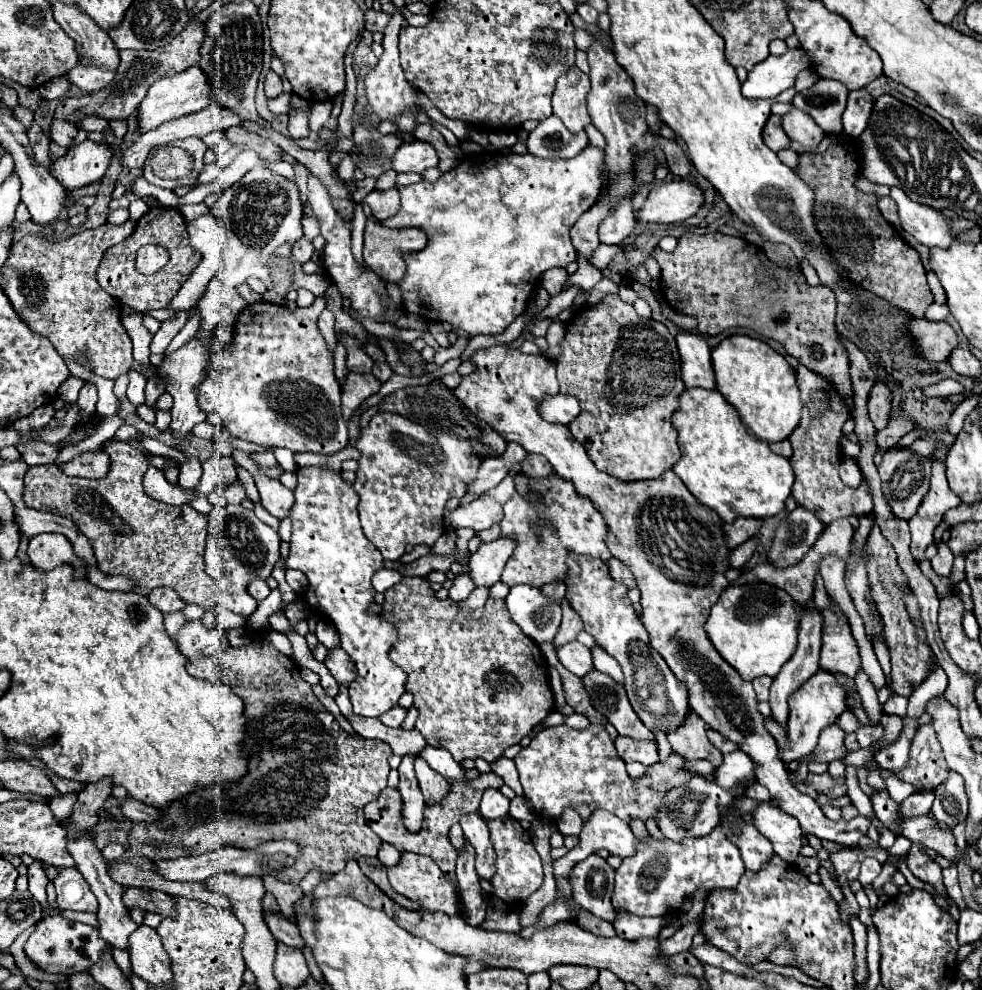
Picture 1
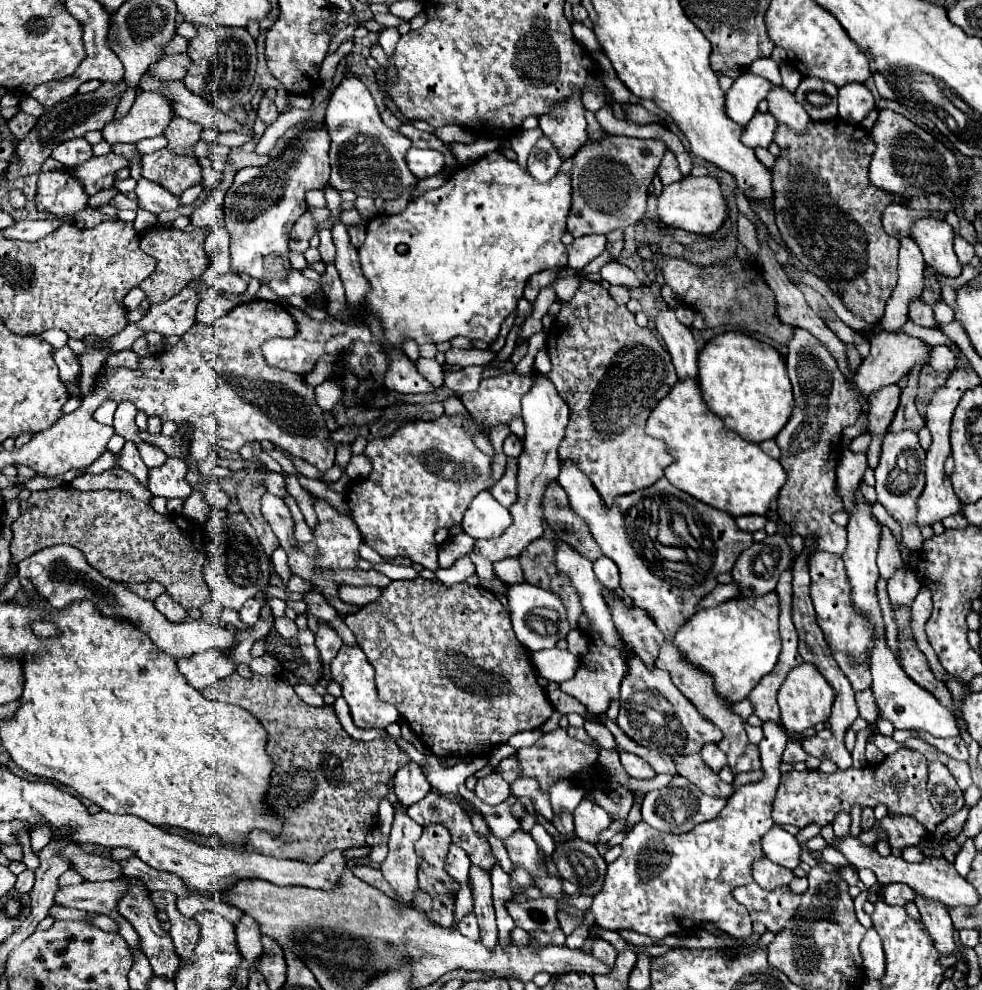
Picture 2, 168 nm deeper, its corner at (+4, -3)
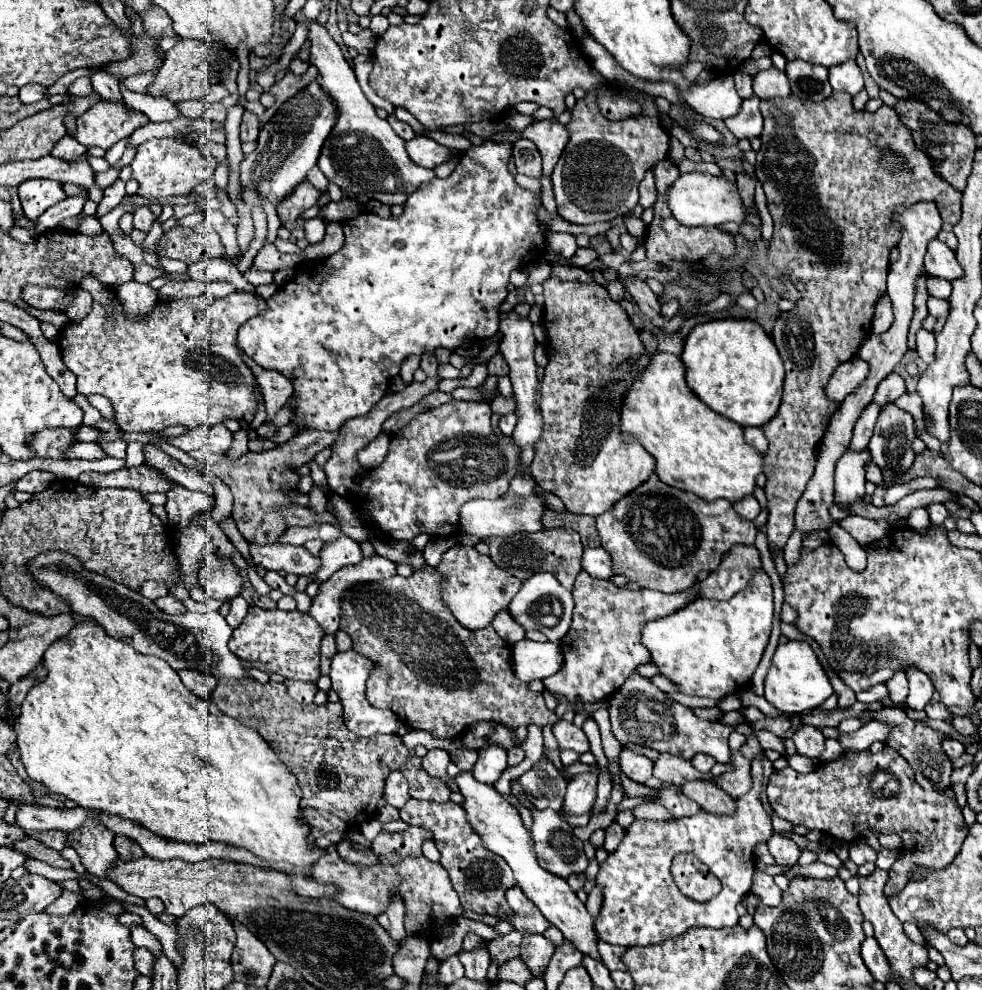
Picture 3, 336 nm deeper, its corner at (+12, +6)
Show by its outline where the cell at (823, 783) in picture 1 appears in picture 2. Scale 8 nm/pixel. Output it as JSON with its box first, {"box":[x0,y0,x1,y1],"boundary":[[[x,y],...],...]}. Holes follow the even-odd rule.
{"box":[773,747,945,833],"boundary":[[[901,747],[895,753],[887,755],[885,761],[875,769],[875,767],[861,767],[861,769],[845,769],[845,771],[835,771],[831,775],[823,771],[789,771],[781,775],[781,783],[777,787],[777,795],[773,801],[773,821],[777,825],[797,825],[805,827],[809,823],[819,823],[827,825],[833,821],[833,817],[839,811],[849,811],[851,805],[861,803],[863,807],[875,807],[879,803],[889,807],[889,813],[903,813],[903,815],[913,815],[927,833],[935,829],[945,817],[939,815],[931,803],[929,803],[929,793],[927,793],[927,759],[923,753]]]}

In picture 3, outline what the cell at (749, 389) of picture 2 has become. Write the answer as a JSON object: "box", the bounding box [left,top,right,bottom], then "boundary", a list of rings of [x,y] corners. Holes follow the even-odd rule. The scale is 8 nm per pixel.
{"box":[681,318,783,426],"boundary":[[[723,318],[697,324],[685,338],[681,360],[689,388],[713,412],[739,426],[767,424],[781,404],[783,362],[771,336],[753,320]]]}

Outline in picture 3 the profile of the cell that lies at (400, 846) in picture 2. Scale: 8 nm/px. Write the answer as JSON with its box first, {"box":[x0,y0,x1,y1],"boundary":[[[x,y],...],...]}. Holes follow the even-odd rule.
{"box":[377,896,407,942],"boundary":[[[399,896],[391,898],[391,904],[387,906],[387,910],[377,916],[377,922],[389,930],[389,936],[393,936],[393,940],[401,942],[407,934],[405,934],[405,928],[403,928],[403,912],[405,912],[405,906],[403,906],[403,900]]]}

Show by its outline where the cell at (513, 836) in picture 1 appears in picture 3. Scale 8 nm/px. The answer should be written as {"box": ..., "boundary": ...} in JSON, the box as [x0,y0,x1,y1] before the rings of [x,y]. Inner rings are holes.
{"box":[423,750,455,784],"boundary":[[[429,750],[425,756],[423,756],[423,768],[427,770],[427,774],[447,782],[447,784],[455,784],[453,778],[447,776],[447,766],[449,766],[449,754],[445,754],[445,750]]]}

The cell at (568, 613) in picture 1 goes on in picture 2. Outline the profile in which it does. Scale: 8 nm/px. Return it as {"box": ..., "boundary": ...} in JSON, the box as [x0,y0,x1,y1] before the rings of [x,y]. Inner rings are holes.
{"box":[521,539,583,629],"boundary":[[[537,539],[533,541],[521,555],[521,567],[525,573],[525,579],[533,585],[539,585],[543,589],[549,589],[553,593],[557,593],[567,609],[567,617],[569,617],[569,625],[571,629],[577,627],[577,621],[583,613],[583,607],[579,603],[577,591],[573,589],[573,585],[569,583],[567,577],[563,577],[557,569],[555,569],[555,545],[547,539]]]}

